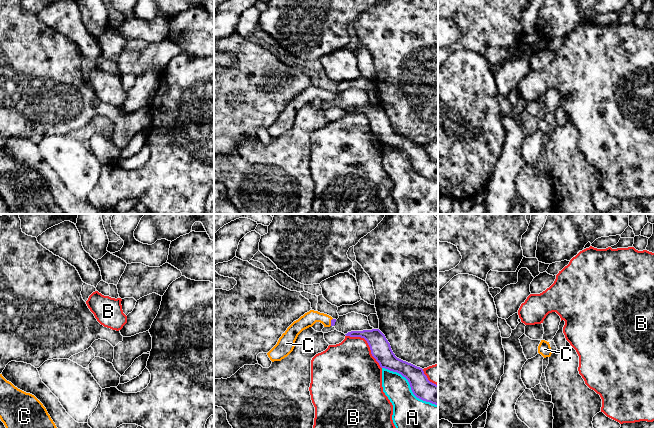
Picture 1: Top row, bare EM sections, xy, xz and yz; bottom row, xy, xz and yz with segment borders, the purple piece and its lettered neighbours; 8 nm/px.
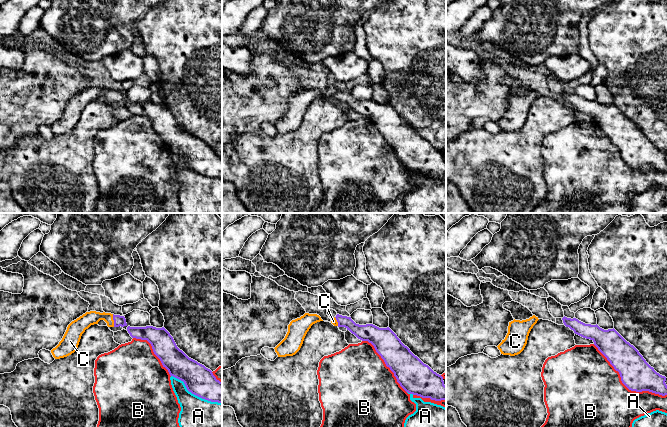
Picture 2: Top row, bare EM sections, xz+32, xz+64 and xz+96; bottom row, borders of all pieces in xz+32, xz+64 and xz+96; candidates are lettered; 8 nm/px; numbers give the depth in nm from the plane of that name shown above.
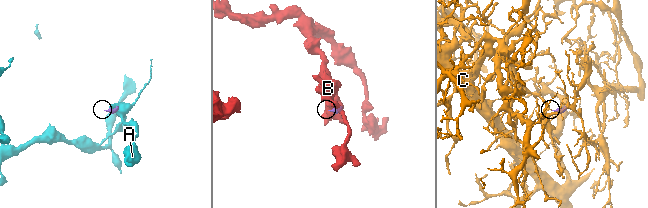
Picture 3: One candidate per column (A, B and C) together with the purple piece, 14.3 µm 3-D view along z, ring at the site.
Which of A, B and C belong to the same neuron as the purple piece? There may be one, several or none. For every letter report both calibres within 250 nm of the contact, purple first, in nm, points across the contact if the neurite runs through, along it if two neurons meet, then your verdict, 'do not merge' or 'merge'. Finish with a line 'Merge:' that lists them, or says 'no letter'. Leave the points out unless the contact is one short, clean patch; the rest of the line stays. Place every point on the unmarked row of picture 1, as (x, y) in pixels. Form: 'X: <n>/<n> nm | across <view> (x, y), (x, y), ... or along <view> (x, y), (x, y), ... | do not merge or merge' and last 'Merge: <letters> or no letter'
A: 170/320 nm | do not merge
B: 160/440 nm | do not merge
C: 40/110 nm | across xz (333, 97), (331, 98), (323, 94), (310, 94) | merge
Merge: C

